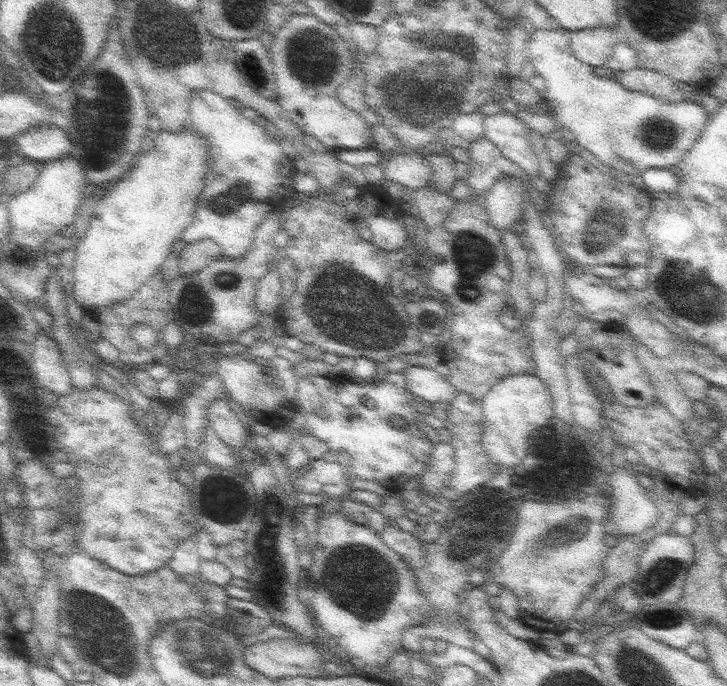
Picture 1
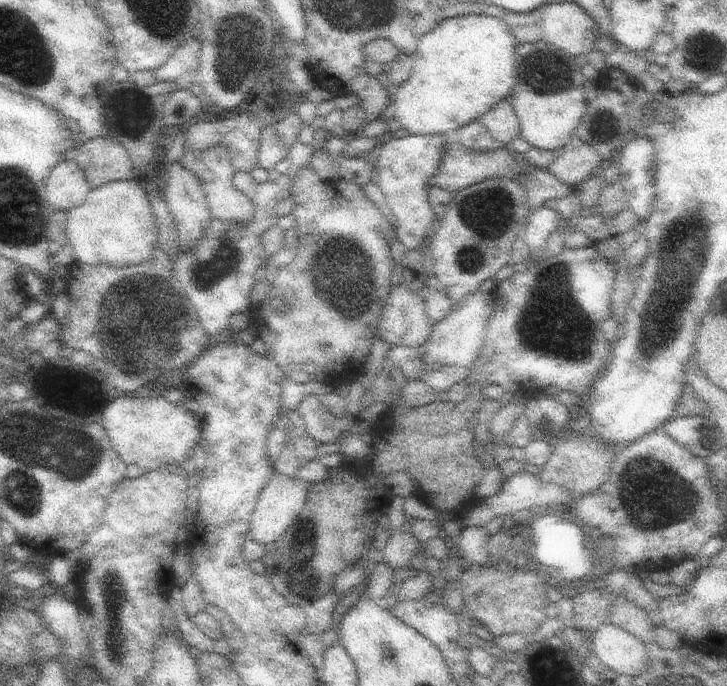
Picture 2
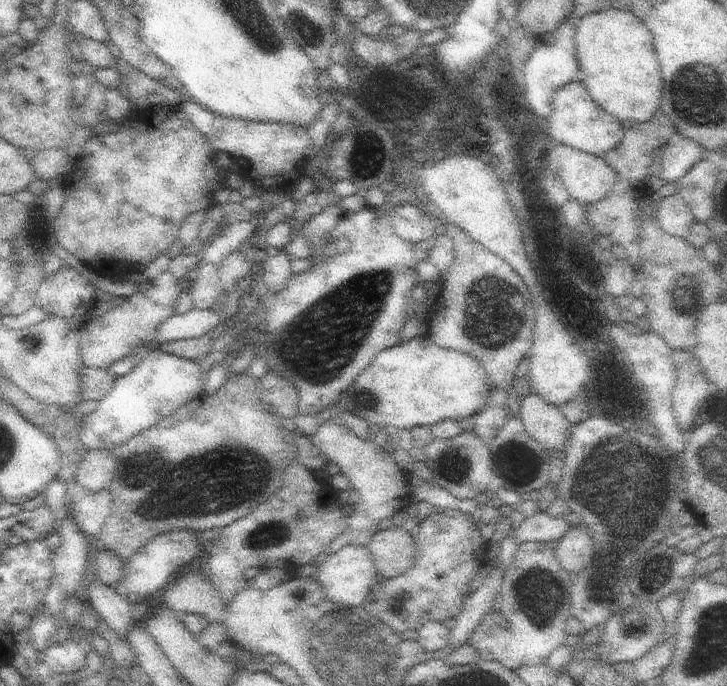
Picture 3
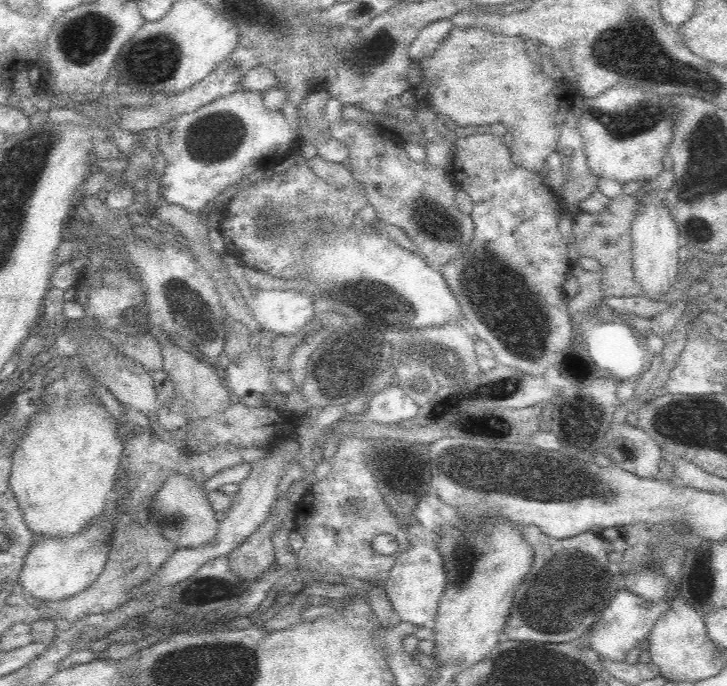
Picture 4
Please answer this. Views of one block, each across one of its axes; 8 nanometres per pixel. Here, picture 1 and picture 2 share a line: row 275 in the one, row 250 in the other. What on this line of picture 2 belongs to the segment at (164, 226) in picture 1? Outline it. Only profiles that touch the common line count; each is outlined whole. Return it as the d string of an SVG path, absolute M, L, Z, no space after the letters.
M137 176L91 190L81 206L67 212L67 242L73 248L77 264L115 268L143 264L151 260L151 254L159 246L157 236L151 200Z

